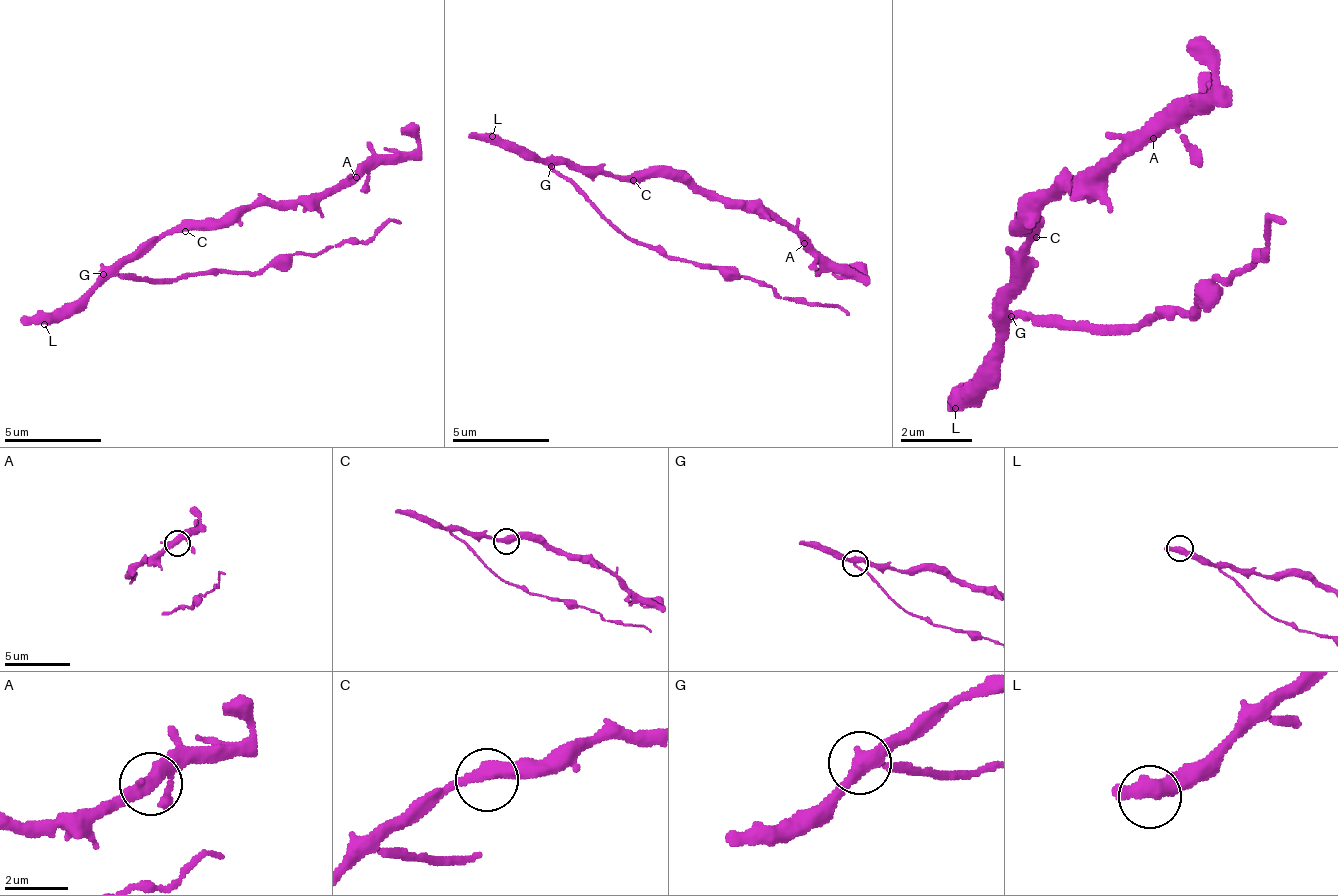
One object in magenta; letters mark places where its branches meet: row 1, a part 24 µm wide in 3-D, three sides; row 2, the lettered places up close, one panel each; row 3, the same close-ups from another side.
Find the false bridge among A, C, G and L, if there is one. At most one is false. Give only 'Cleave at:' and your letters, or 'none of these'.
Cleave at: G

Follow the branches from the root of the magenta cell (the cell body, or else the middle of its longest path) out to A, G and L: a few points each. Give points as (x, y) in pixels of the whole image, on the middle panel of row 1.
A: (584, 175), (677, 175), (701, 194), (721, 194), (726, 199), (760, 199), (804, 243)
G: (584, 175), (565, 165), (550, 165)
L: (584, 175), (565, 165), (540, 165), (526, 150), (506, 150), (492, 136)

